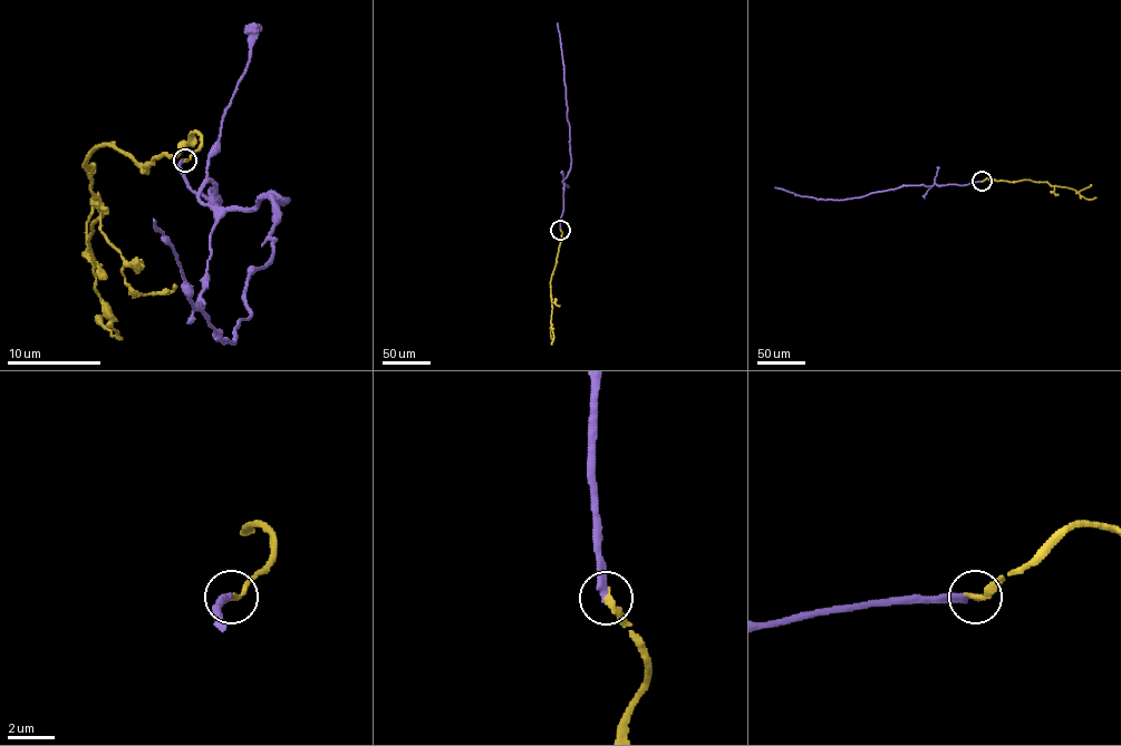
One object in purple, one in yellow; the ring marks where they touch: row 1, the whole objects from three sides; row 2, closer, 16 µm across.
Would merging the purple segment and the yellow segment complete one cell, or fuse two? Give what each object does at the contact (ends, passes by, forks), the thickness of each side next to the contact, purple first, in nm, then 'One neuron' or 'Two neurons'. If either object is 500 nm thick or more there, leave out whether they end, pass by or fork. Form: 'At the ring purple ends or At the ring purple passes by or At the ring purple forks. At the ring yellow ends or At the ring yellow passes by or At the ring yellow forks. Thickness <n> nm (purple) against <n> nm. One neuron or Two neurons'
At the ring purple ends. At the ring yellow ends. Thickness 320 nm (purple) against 280 nm. One neuron

